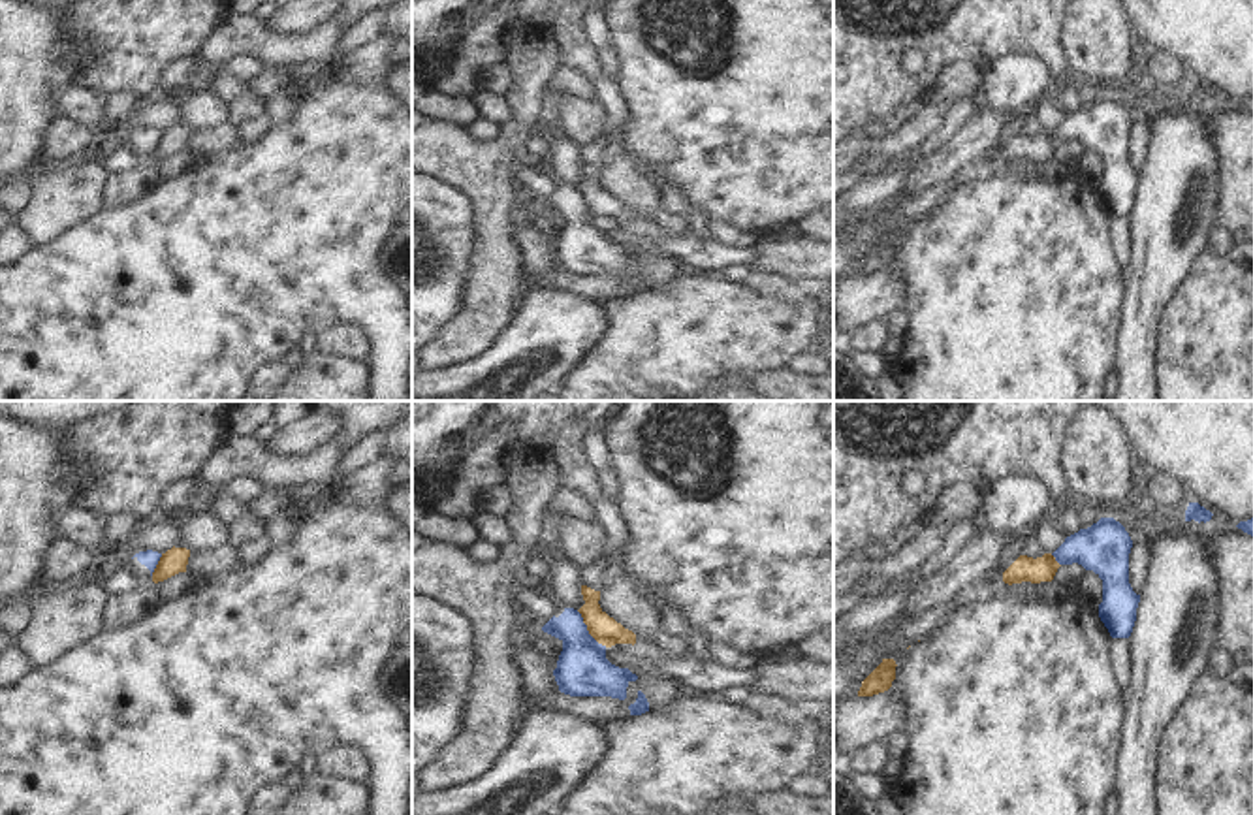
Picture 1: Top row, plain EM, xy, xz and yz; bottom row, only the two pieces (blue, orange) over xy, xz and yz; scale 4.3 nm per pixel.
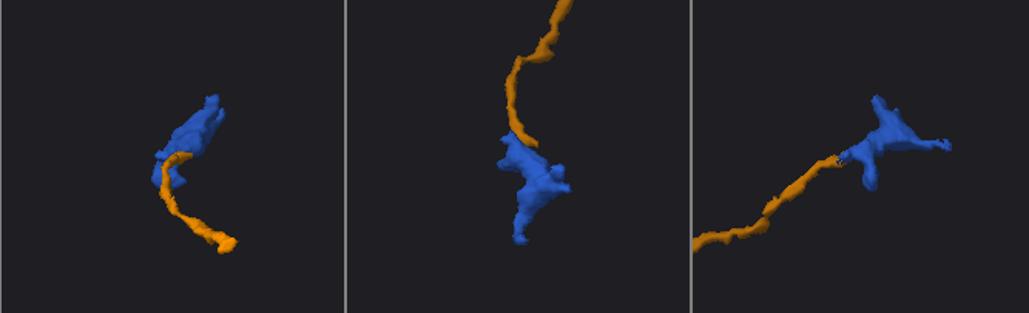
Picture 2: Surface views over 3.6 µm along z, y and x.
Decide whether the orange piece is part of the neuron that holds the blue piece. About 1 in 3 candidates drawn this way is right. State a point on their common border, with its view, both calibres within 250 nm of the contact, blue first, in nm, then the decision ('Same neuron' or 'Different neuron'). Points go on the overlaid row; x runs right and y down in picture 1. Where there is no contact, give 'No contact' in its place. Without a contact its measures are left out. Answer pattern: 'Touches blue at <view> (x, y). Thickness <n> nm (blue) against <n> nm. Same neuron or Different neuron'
Touches blue at xz (587, 631). Thickness 220 nm (blue) against 120 nm. Different neuron

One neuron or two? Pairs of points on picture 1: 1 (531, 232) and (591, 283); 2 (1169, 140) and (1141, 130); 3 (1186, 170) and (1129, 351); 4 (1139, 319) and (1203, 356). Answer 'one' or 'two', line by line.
1: one
2: two
3: one
4: two

